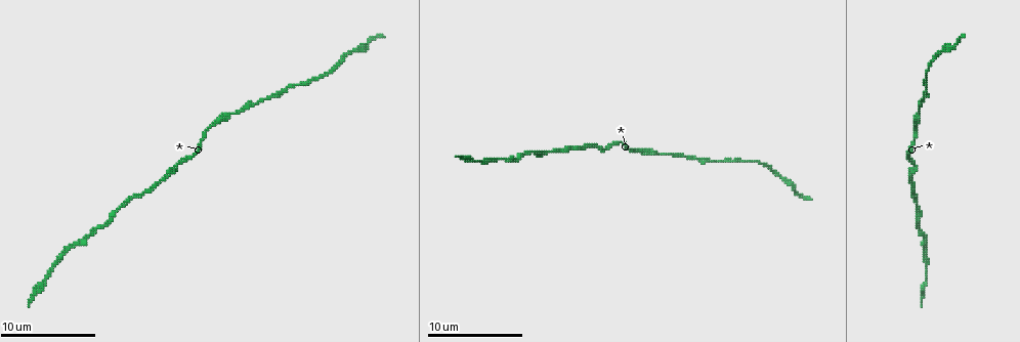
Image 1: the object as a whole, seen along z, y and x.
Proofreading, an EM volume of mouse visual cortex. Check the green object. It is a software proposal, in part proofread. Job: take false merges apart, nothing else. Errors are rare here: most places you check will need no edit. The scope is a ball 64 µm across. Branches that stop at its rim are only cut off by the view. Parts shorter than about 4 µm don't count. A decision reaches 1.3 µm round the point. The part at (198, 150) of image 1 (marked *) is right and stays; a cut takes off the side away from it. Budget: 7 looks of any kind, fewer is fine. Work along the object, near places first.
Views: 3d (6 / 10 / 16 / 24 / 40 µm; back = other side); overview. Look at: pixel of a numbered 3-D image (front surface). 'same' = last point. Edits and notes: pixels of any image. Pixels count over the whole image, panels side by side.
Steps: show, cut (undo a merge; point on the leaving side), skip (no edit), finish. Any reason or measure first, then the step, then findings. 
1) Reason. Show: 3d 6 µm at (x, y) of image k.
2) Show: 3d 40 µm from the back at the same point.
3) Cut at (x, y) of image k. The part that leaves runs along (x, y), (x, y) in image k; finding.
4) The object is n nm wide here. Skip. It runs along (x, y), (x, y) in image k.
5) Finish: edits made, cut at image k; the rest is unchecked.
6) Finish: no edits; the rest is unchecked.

Narrows sharply. Show: 3d 6 µm at (74, 245) of image 1.

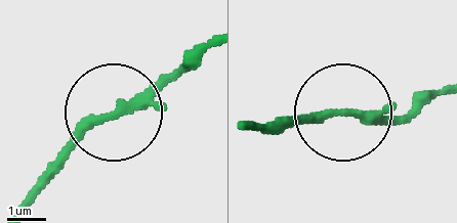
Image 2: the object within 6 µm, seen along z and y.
Skip. It runs along (202, 43), (124, 101), (19, 206) in image 2; one neuron here.

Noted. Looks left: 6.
Thin neck. Show: 3d 6 µm at (916, 206) of image 1.

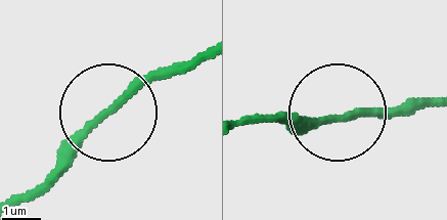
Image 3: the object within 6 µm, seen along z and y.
Skip. It runs along (435, 96), (337, 116), (262, 116) in image 3; continuous, no second neuron.

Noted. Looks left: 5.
Show: 3d 6 µm at (331, 69) of image 1.

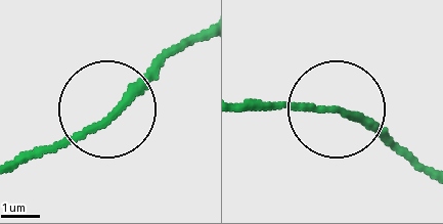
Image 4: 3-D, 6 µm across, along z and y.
Skip. It runs along (242, 106), (330, 106), (369, 120), (425, 172) in image 4; continuous, no second neuron.

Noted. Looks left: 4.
Sudden change in width. Show: 3d 10 µm at (284, 91) of image 1.

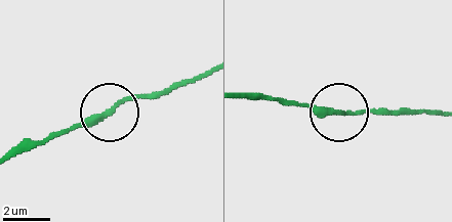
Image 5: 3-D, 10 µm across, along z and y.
The object is 240 nm wide here. Skip. Continuous, no second neuron.

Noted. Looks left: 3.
Finish: no edits; the rest is unchecked.

